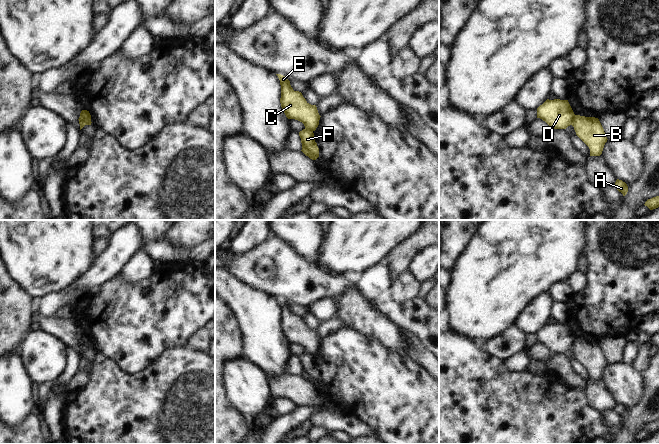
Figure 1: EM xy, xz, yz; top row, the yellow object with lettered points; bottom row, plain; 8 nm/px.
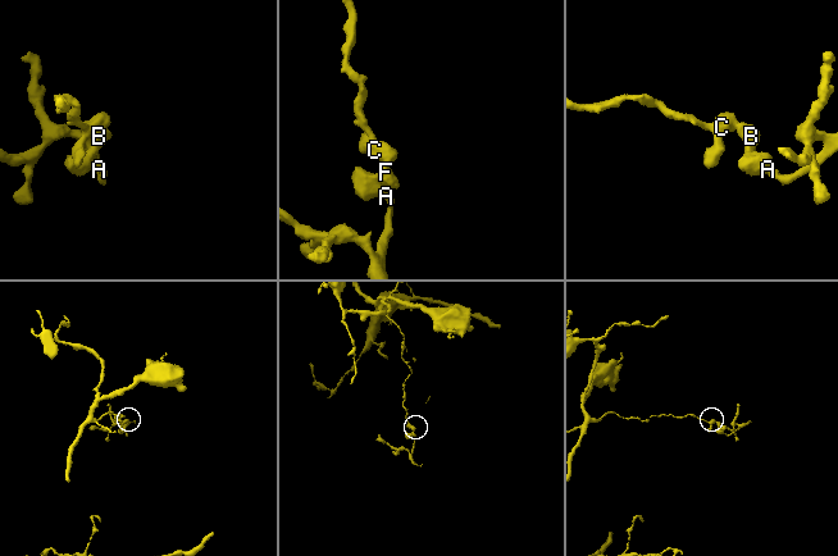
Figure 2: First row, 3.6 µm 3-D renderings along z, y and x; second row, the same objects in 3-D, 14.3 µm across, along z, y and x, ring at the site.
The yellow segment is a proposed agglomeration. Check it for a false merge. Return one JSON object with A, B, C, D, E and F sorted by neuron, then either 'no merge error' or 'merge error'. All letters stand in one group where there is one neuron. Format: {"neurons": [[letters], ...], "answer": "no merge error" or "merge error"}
{"neurons": [["A", "B", "F"], ["C", "D", "E"]], "answer": "merge error"}

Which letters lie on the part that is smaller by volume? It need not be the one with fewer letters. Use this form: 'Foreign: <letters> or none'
Foreign: A, B, F

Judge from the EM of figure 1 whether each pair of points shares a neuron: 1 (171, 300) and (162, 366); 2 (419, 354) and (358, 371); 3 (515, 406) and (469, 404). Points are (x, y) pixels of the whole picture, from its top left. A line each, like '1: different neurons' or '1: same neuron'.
1: different neurons
2: different neurons
3: same neuron

